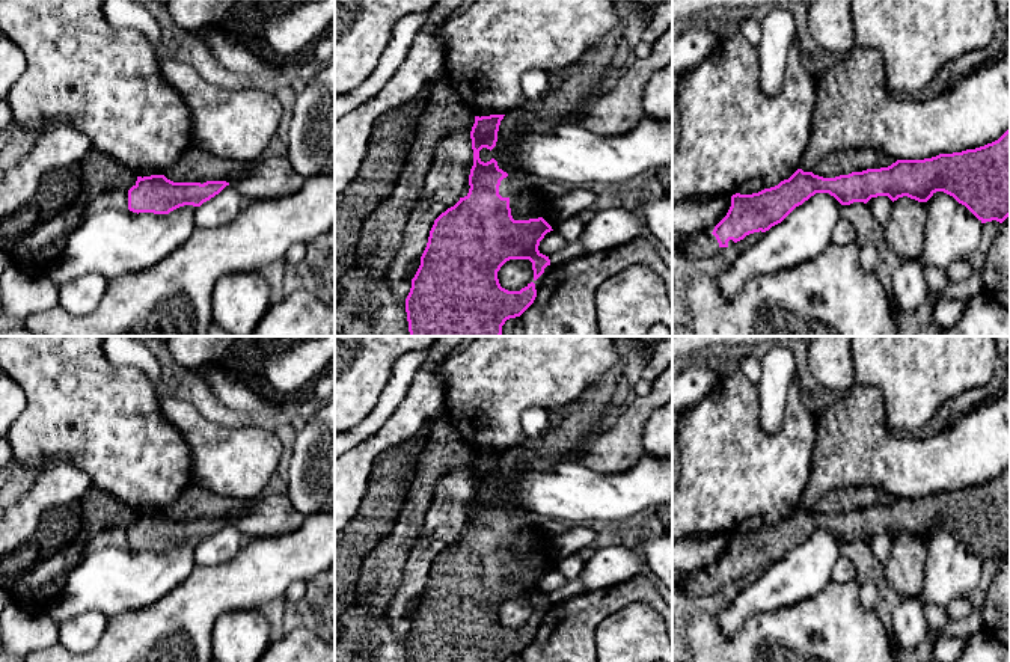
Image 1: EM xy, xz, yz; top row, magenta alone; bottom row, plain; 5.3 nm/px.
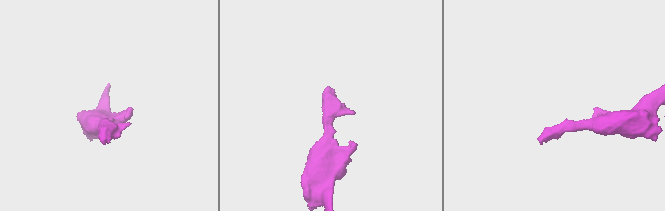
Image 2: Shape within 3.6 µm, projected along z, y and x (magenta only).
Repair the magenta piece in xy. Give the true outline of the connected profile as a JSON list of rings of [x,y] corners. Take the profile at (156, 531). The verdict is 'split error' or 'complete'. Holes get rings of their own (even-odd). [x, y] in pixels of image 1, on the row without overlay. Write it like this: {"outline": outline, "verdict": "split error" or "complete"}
{"outline": [[[164,513],[137,514],[136,522],[128,528],[128,547],[137,552],[169,552],[184,543],[200,544],[226,523],[229,523],[226,519],[200,522],[173,520]]], "verdict": "complete"}

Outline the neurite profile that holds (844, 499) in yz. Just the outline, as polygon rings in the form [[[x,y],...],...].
[[[850,486],[837,489],[820,498],[813,511],[823,516],[835,516],[852,510],[888,505],[895,499],[895,496],[877,487]]]

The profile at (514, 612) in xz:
[[[510,597],[497,609],[497,617],[502,626],[520,629],[528,624],[532,611],[532,600],[529,597]]]

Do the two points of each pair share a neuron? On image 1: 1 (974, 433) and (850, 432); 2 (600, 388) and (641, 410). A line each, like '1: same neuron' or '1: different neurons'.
1: same neuron
2: different neurons

